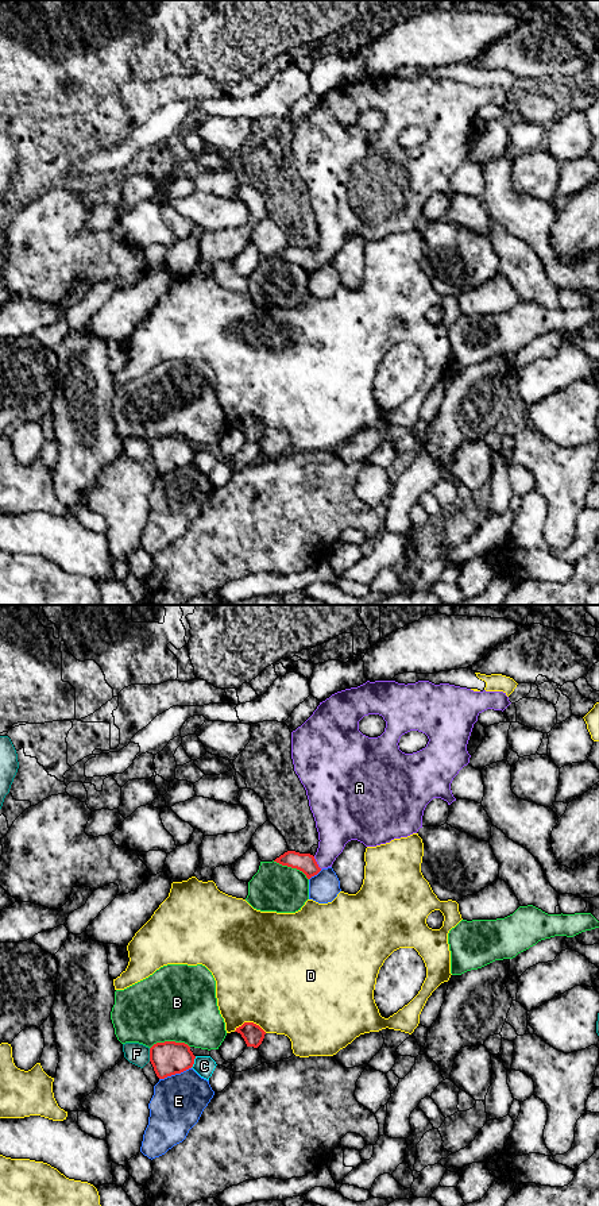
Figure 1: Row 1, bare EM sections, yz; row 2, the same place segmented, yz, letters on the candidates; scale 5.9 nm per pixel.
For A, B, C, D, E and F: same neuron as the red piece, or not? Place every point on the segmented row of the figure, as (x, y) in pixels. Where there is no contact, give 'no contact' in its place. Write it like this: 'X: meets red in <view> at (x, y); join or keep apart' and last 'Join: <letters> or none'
A: meets red in yz at (316, 863); join
B: meets red in yz at (169, 1041); keep apart
C: meets red in yz at (193, 1062); keep apart
D: meets red in yz at (250, 1023); keep apart
E: meets red in yz at (174, 1074); keep apart
F: meets red in yz at (150, 1055); keep apart
Join: A

